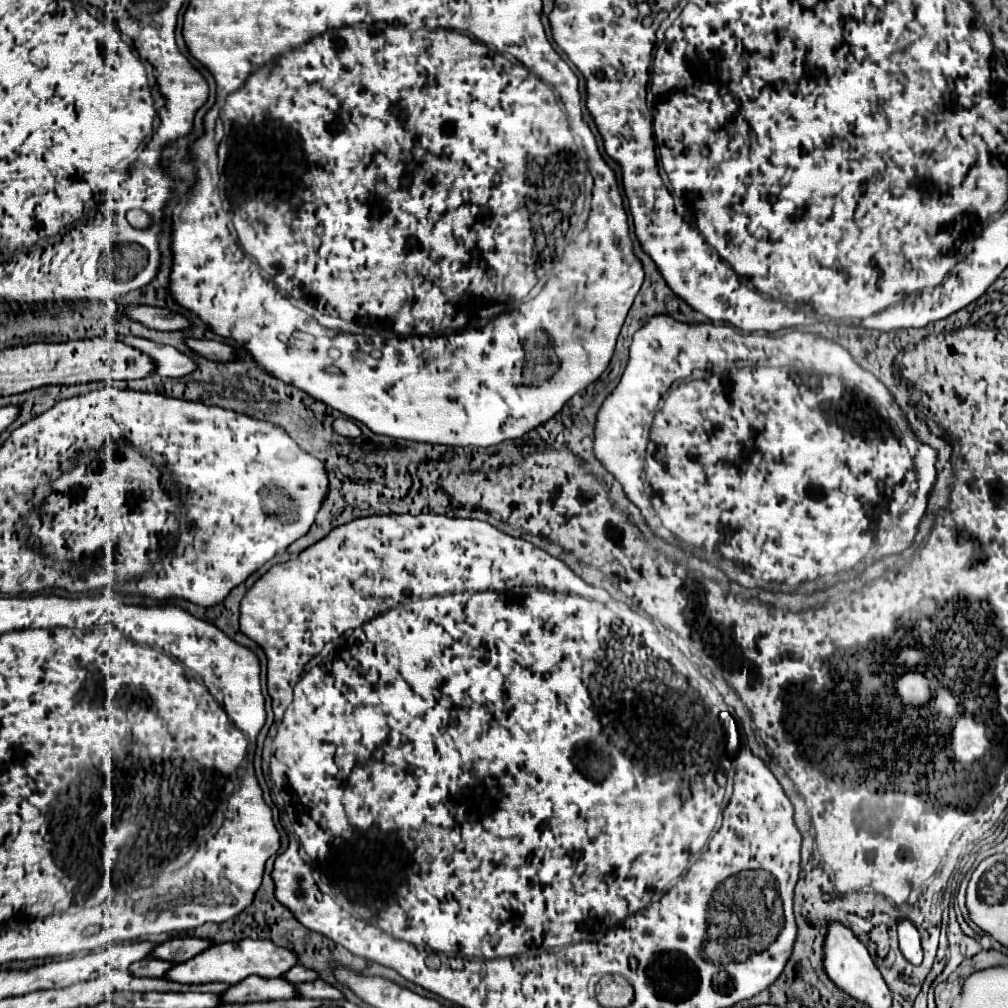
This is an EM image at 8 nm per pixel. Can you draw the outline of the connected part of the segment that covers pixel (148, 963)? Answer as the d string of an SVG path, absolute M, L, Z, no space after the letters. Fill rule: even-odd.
M141 959L141 961L133 963L129 969L133 969L135 975L141 975L141 977L161 977L161 975L165 975L165 971L169 971L169 967L173 967L173 963L169 963L169 961Z

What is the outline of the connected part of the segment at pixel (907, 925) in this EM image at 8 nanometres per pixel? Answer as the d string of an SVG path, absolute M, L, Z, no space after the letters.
M905 919L899 921L899 949L909 963L913 963L913 965L923 963L923 949L921 949L919 933L913 927L913 923L905 921Z

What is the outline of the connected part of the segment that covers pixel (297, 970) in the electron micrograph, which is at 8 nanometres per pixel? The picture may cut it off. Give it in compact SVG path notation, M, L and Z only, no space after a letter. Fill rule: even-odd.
M295 965L295 967L289 969L283 977L291 979L293 983L303 983L303 981L313 981L315 975L317 975L317 973L315 973L313 969L307 969L307 967L303 967L303 965Z

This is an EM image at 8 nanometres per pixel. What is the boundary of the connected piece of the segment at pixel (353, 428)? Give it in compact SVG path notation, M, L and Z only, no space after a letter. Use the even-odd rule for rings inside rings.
M349 417L335 419L333 429L335 429L339 435L345 435L345 437L359 437L359 435L361 435L361 429L359 429Z

